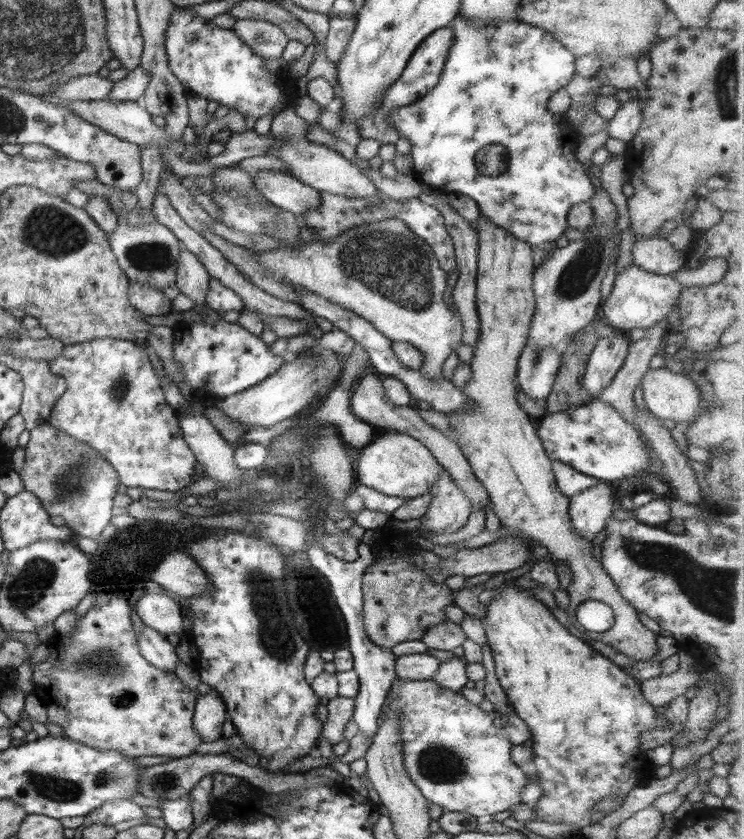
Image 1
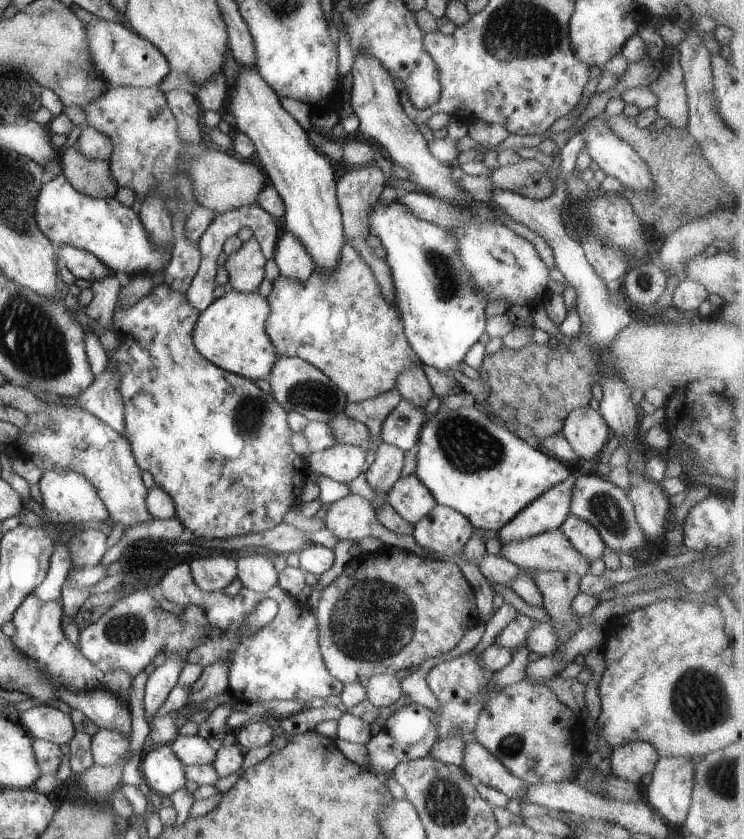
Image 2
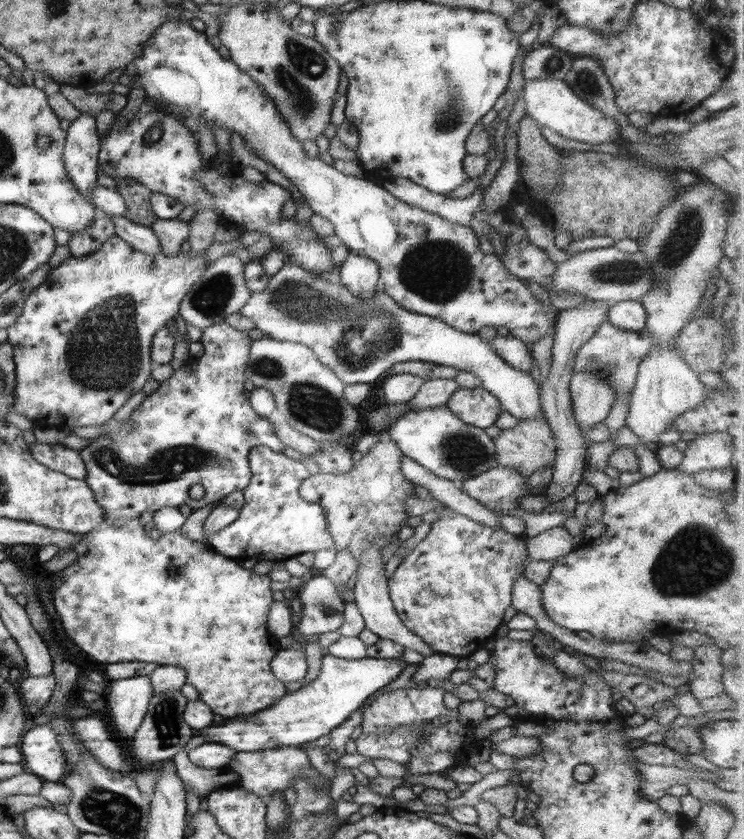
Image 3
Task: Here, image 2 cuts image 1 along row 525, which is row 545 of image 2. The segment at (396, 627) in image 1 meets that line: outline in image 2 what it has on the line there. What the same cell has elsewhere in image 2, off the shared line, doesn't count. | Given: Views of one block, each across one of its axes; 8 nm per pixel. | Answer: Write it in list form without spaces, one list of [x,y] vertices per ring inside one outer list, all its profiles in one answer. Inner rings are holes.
[[[384,545],[372,553],[360,553],[356,557],[352,557],[348,560],[343,568],[343,572],[335,580],[333,580],[326,588],[321,592],[321,596],[318,602],[318,608],[316,608],[316,620],[318,621],[319,630],[319,647],[321,650],[321,656],[326,664],[330,674],[343,682],[343,684],[358,682],[362,686],[366,686],[369,678],[377,674],[394,675],[398,670],[407,670],[411,666],[418,666],[423,662],[426,662],[428,658],[435,658],[448,654],[453,650],[458,642],[463,638],[465,631],[470,630],[468,626],[471,620],[471,608],[476,606],[475,592],[472,585],[466,580],[460,566],[456,562],[440,559],[428,559],[422,556],[418,556],[408,550],[396,548],[394,546]]]

